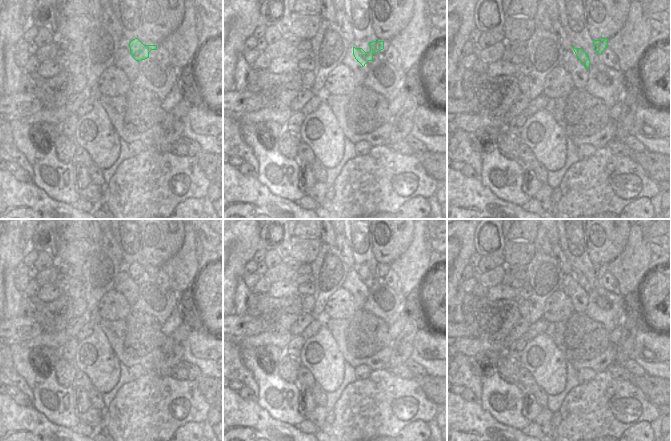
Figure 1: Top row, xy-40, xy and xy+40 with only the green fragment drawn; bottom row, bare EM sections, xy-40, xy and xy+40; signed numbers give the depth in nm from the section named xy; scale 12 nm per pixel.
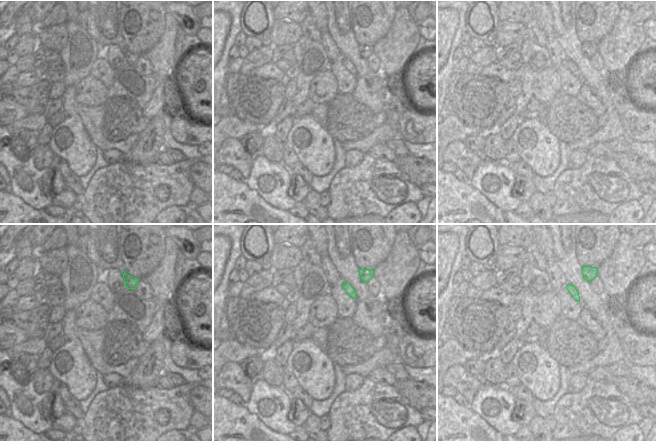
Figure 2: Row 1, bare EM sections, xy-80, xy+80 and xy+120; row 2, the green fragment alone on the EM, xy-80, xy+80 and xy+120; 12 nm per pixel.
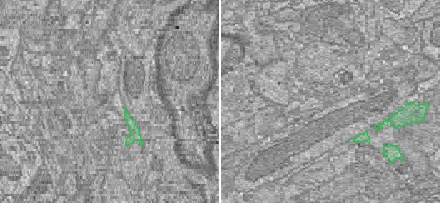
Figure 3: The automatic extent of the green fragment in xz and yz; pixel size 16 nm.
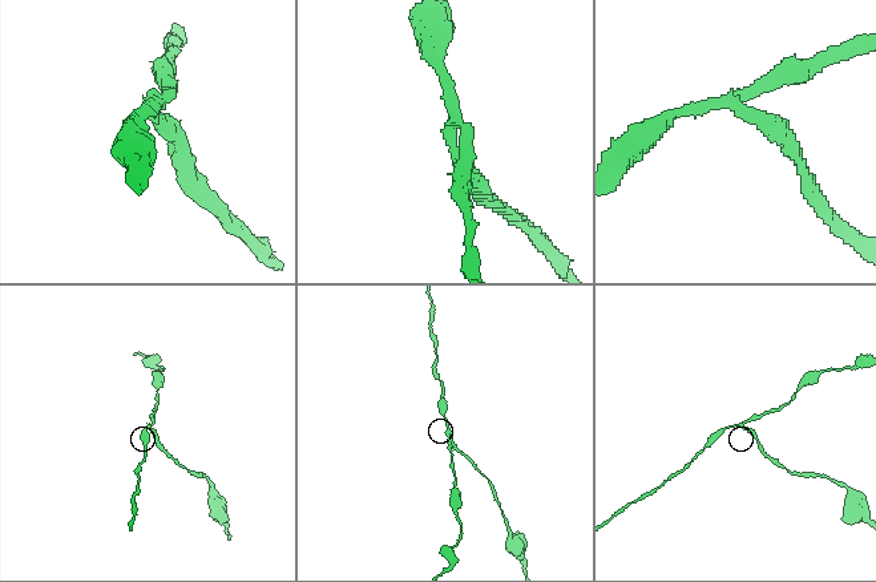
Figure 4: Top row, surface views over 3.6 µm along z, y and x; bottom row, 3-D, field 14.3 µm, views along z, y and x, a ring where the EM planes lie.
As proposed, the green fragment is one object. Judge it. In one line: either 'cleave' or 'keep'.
cleave

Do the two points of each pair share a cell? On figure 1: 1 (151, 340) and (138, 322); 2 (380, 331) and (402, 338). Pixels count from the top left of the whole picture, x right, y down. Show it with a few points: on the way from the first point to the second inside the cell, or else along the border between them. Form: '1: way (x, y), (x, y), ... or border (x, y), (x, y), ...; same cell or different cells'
1: way (147, 336), (140, 326); same cell
2: border (393, 340), (390, 345); different cells

